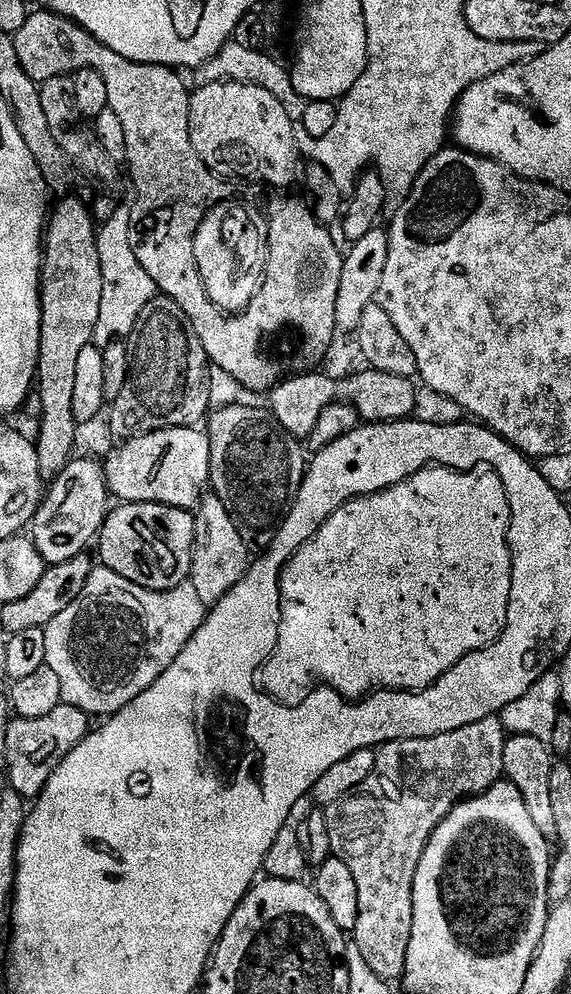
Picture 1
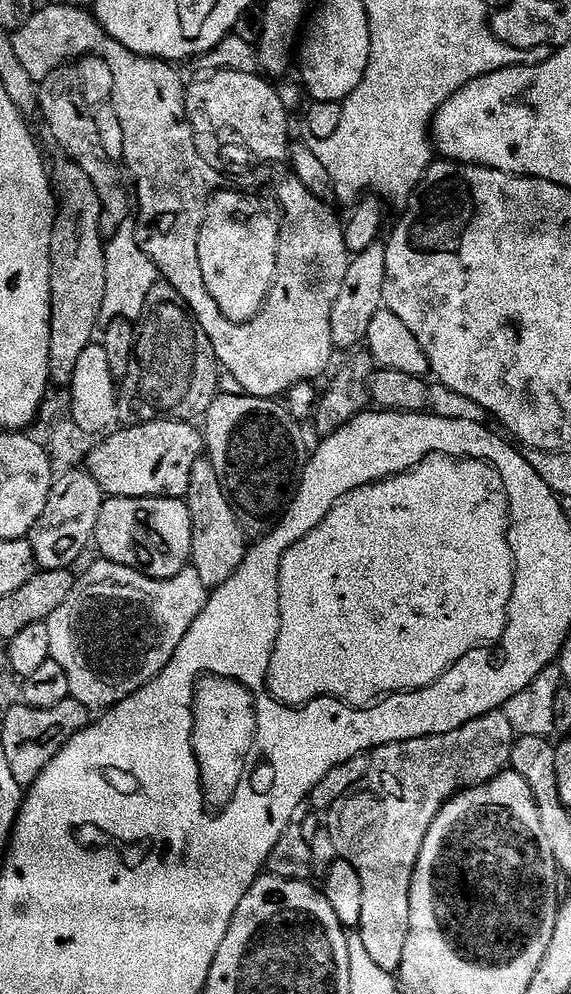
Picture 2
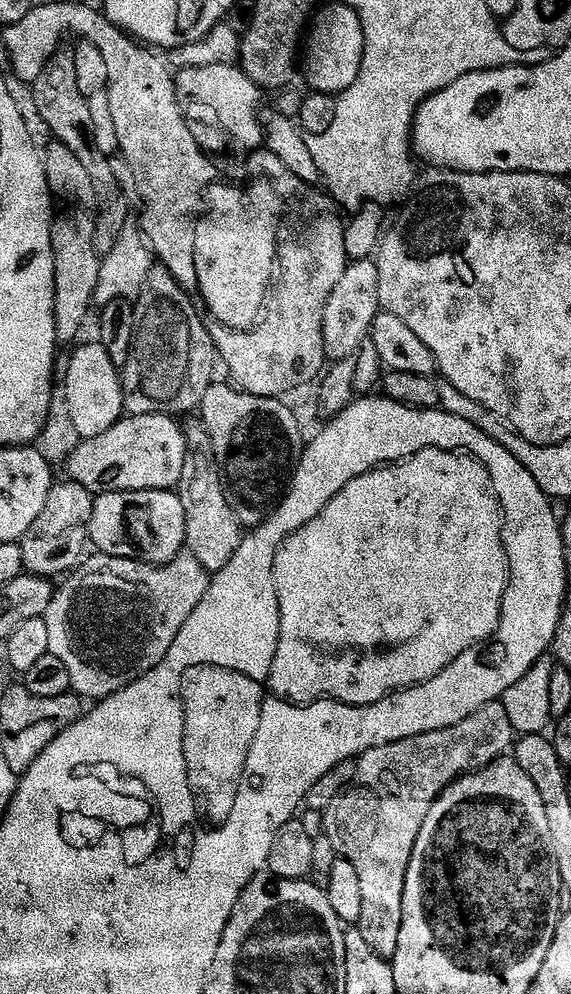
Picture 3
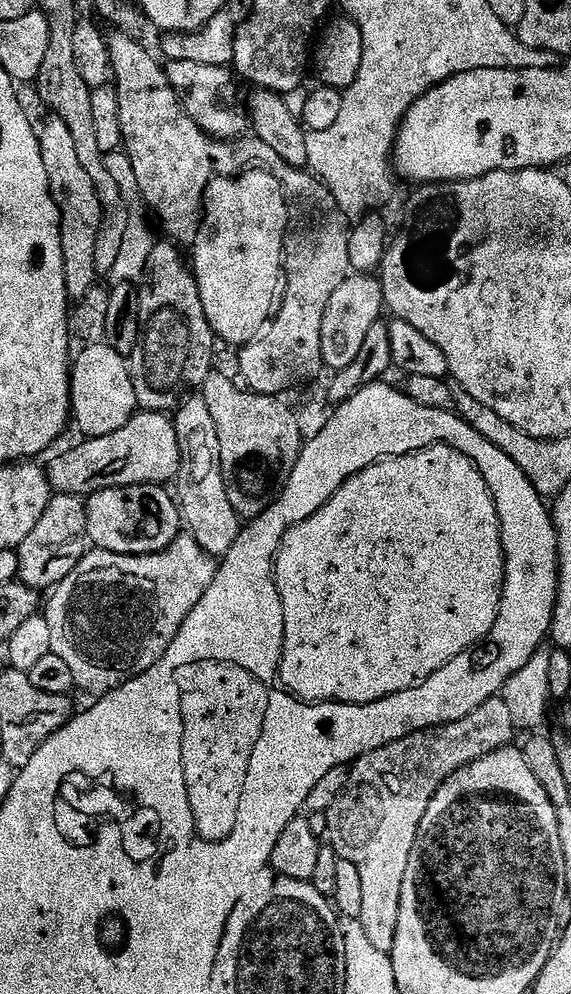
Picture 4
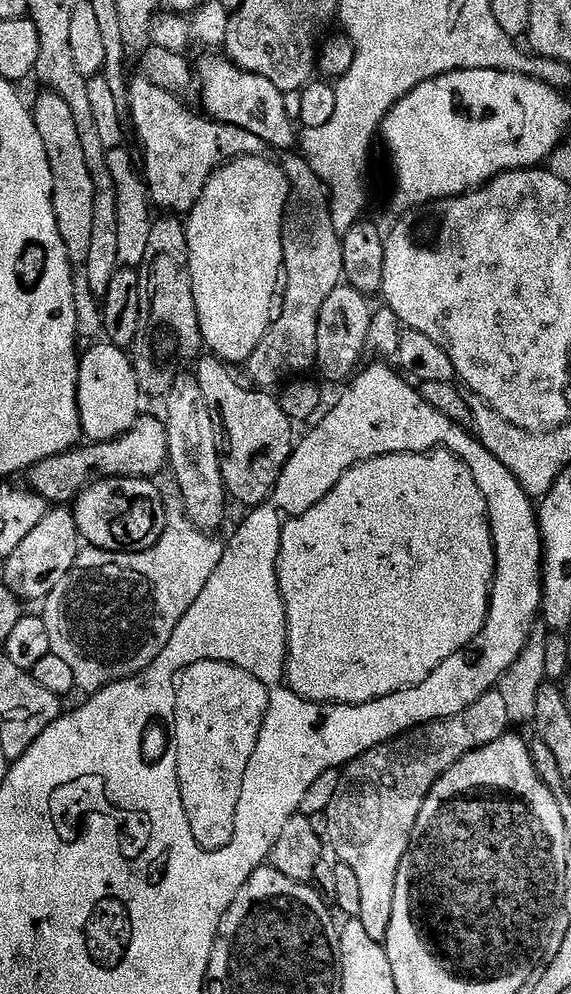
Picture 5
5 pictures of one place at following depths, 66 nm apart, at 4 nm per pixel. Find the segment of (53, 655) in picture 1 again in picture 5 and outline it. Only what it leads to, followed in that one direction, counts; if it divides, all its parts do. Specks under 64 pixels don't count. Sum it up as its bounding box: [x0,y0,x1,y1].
[42,518,225,694]

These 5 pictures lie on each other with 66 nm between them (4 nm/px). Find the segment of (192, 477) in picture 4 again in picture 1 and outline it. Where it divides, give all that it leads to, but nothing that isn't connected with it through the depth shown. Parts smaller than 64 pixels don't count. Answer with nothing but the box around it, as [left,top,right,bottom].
[190,494,250,606]

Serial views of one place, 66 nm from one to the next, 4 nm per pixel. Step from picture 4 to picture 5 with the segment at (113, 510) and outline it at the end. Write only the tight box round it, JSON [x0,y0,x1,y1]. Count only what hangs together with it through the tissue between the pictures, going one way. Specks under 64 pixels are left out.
[74,476,170,552]

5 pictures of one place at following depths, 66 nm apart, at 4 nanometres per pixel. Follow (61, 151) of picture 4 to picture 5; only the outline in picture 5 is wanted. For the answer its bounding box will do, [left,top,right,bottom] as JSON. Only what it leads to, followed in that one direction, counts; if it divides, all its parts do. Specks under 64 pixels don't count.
[30,90,95,266]

